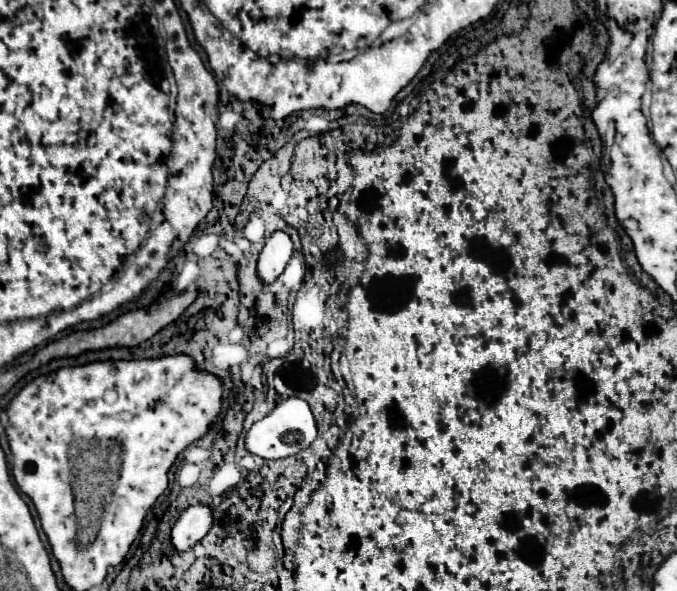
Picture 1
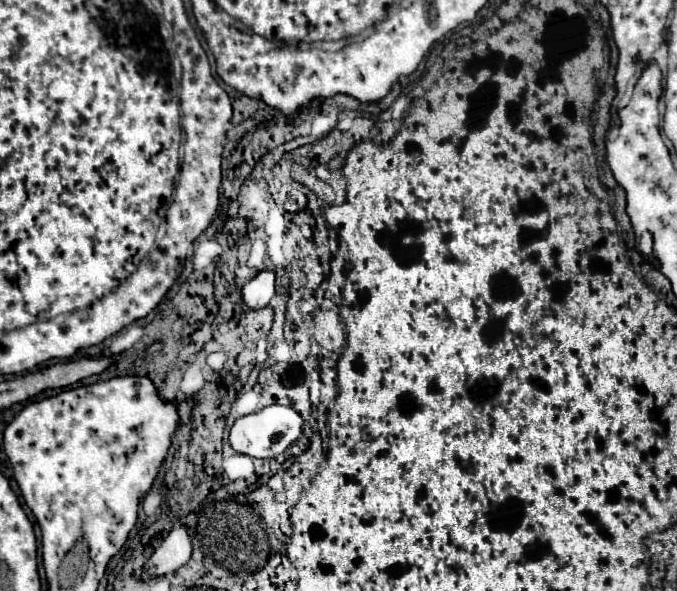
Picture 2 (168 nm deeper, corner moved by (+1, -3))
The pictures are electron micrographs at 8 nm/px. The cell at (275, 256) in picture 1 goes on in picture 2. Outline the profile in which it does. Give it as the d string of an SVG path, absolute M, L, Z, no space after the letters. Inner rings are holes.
M262 270L242 288L242 300L246 306L258 310L270 304L274 290L276 290L276 272Z

